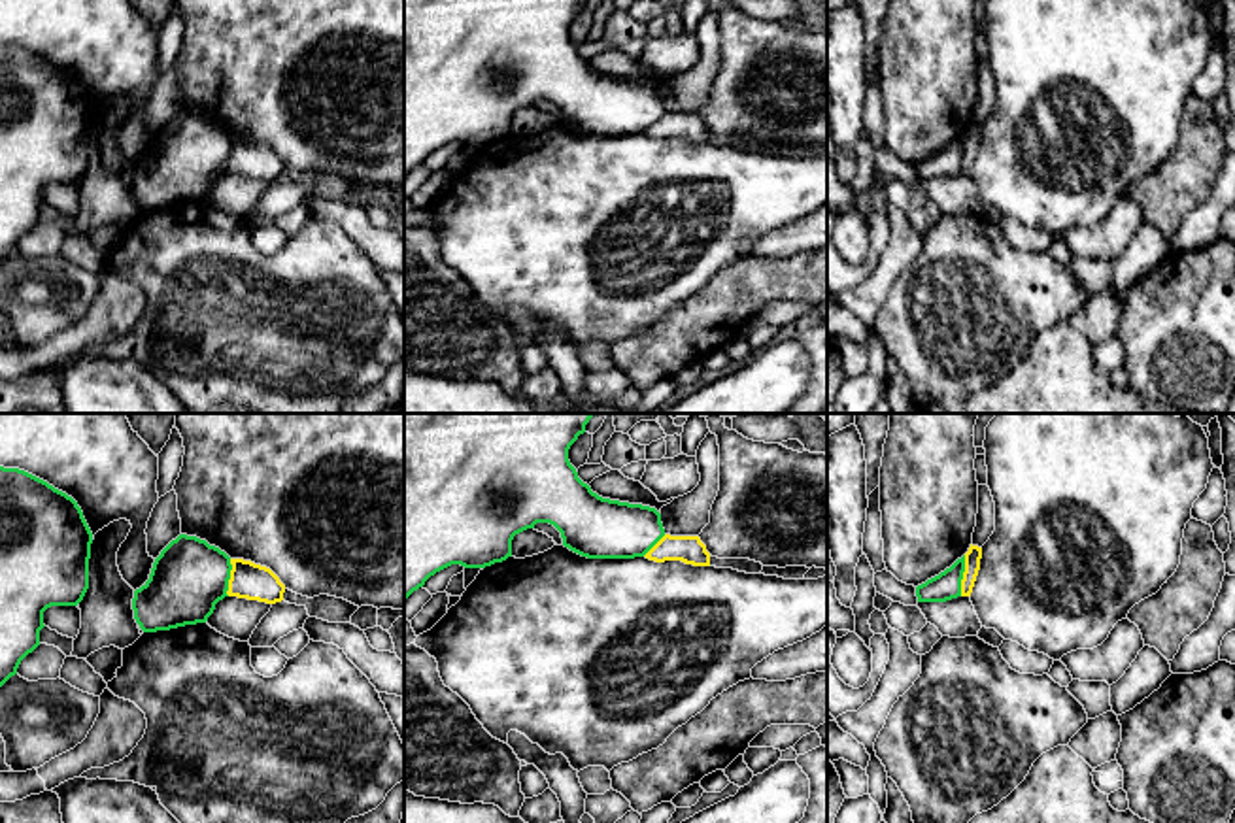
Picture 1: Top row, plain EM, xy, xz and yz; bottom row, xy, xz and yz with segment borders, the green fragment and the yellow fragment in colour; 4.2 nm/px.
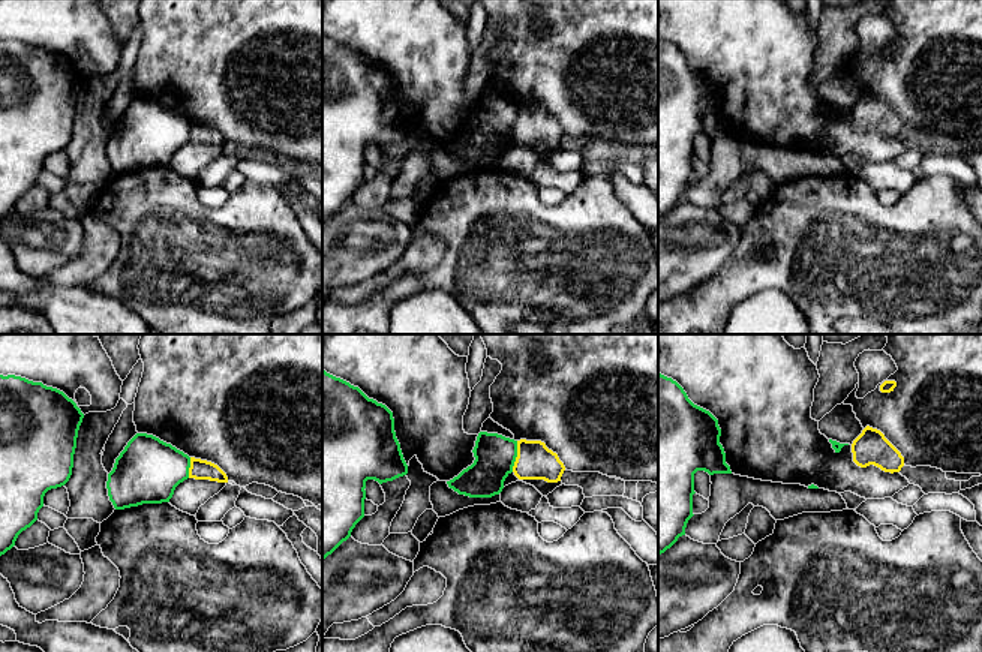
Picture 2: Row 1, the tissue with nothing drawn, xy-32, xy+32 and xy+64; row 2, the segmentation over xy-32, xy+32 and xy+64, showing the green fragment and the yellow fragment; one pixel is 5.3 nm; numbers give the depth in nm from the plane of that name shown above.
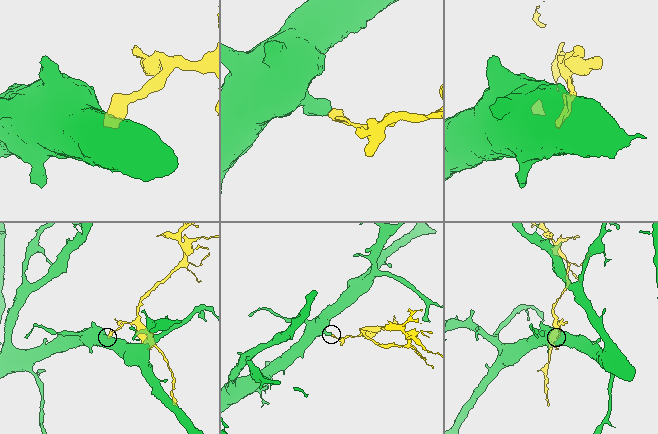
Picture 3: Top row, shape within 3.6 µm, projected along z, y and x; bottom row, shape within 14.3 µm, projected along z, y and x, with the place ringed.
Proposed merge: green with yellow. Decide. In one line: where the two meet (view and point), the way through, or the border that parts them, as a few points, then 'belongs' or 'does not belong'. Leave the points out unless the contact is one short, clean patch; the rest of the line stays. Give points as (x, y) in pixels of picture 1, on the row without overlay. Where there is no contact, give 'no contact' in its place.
contact yz (962, 153); border yz (965, 133), (960, 172); does not belong

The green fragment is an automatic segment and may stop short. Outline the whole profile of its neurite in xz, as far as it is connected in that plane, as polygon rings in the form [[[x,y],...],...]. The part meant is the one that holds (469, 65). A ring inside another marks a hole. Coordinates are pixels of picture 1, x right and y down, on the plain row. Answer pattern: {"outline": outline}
{"outline": [[[404,0],[404,177],[425,162],[436,149],[461,142],[465,145],[485,145],[512,134],[516,111],[534,106],[536,100],[553,102],[563,123],[587,136],[634,136],[644,134],[663,113],[661,91],[655,85],[602,76],[578,55],[568,38],[568,26],[585,9],[587,0]]]}

